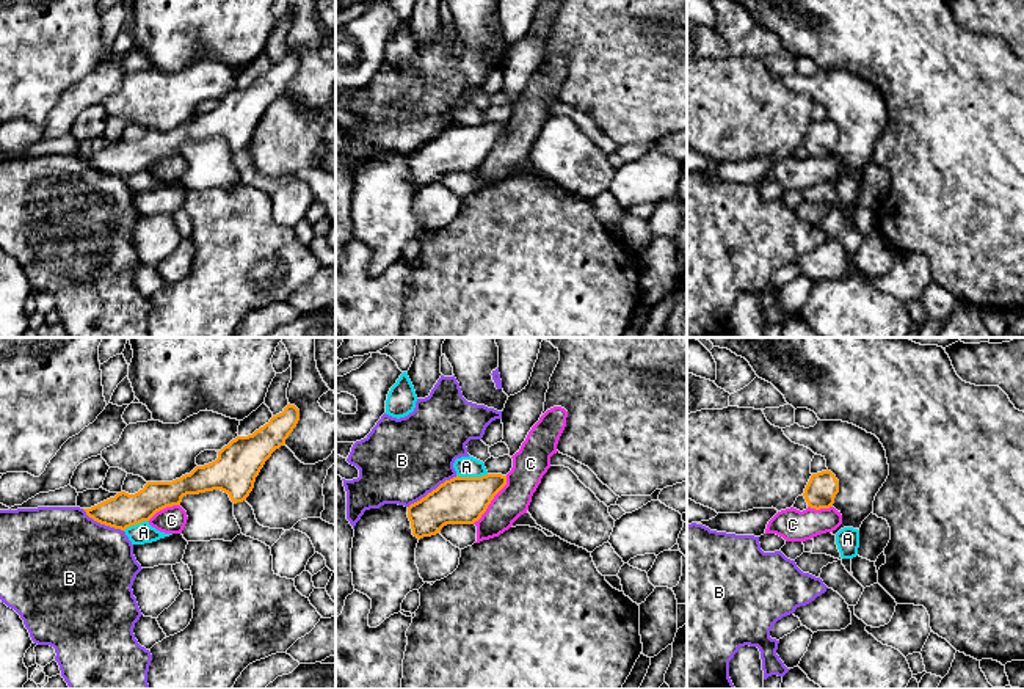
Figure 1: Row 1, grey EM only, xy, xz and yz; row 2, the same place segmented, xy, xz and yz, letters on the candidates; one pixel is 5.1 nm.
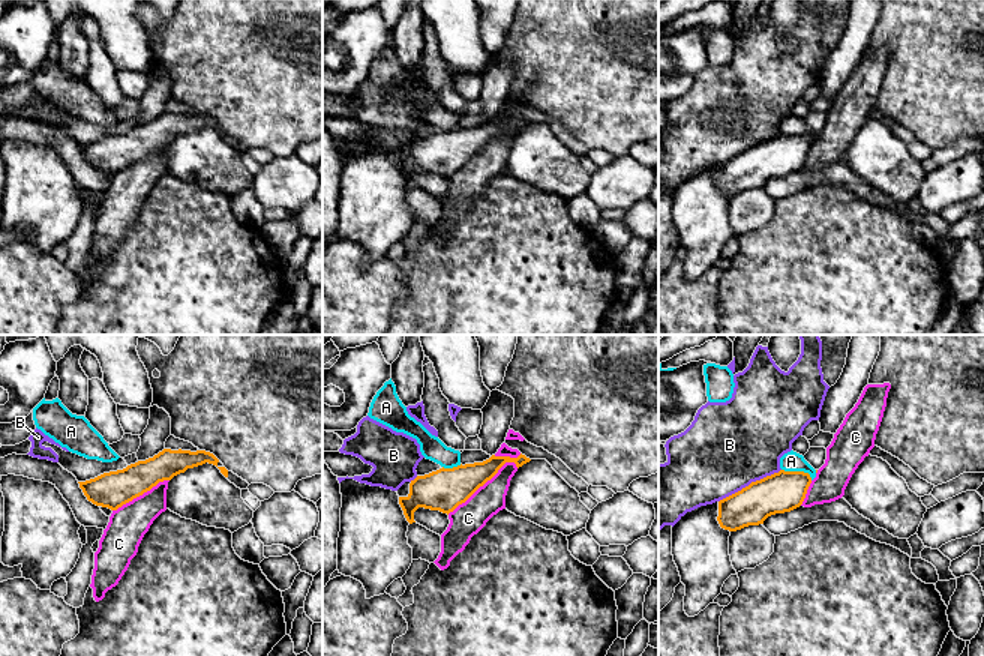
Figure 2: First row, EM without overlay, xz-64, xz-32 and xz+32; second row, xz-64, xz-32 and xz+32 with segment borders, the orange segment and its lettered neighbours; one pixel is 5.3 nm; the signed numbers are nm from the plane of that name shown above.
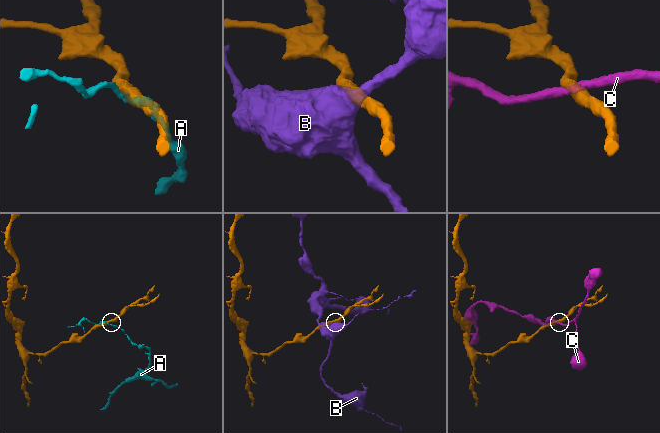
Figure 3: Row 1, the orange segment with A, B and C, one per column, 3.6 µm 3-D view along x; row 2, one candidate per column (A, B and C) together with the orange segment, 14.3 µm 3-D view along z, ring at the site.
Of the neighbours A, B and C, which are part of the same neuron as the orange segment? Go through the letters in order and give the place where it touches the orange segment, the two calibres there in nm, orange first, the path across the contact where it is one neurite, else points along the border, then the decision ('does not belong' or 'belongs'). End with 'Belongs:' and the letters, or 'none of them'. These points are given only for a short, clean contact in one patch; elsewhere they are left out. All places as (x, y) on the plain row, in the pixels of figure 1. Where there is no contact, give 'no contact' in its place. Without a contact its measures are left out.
A: xz (471, 126) | 240/110 nm | along xz (486, 121), (480, 124), (457, 124) | does not belong
B: xz (433, 138) | 240/440 nm | does not belong
C: xz (491, 148) | 240/170 nm | does not belong
Belongs: none of them

